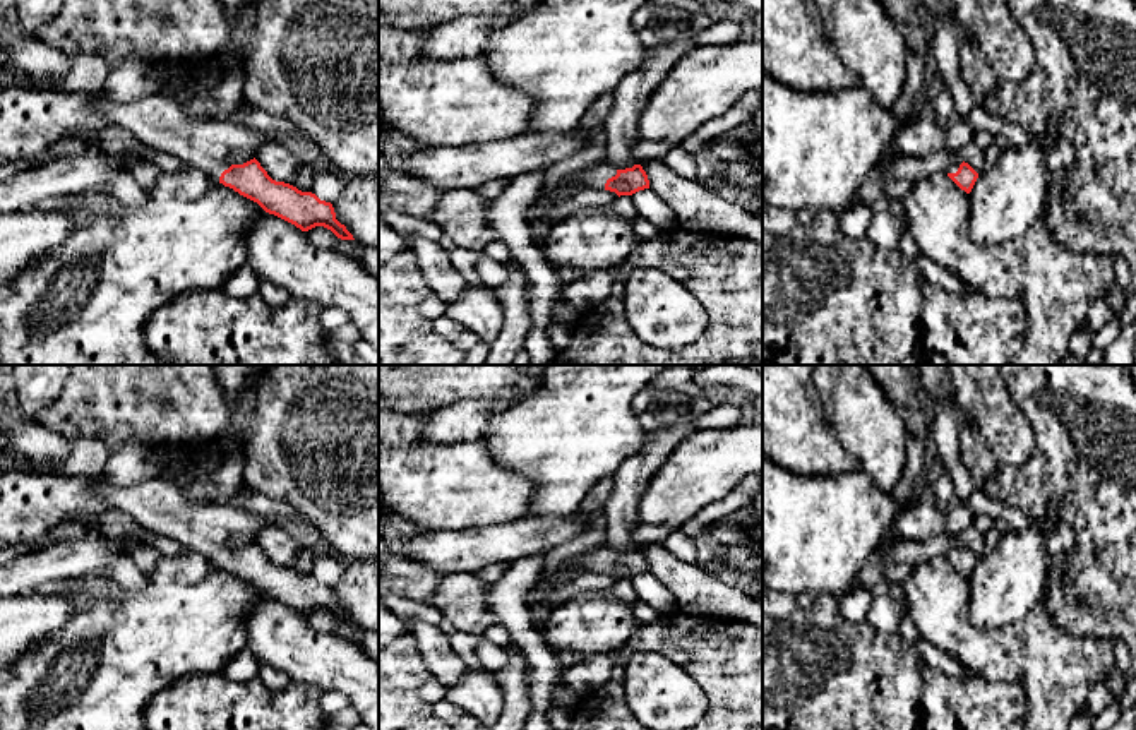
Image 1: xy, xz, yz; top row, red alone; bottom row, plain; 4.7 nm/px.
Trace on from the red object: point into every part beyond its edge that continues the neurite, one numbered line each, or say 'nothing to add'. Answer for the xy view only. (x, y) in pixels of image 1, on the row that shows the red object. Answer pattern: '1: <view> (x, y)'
1: xy (158, 120)

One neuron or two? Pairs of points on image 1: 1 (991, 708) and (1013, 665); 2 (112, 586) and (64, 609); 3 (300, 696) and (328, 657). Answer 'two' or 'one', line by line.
1: two
2: two
3: two

